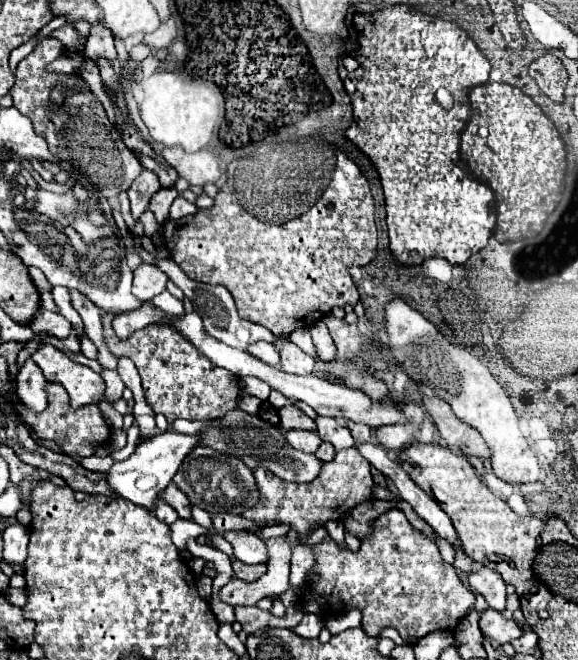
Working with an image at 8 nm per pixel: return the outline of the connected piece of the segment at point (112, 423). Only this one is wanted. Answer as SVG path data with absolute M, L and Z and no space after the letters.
M101 401L101 403L99 403L99 409L101 409L101 413L103 413L103 417L105 417L105 421L107 421L107 425L109 425L111 429L121 429L121 427L123 427L123 415L117 413L117 411L113 409L113 405L109 405L107 401Z

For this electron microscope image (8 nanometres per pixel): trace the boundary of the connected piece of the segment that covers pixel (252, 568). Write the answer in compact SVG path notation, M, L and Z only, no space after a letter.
M233 559L233 573L235 577L243 579L243 581L255 581L265 573L265 565L243 565L241 561Z

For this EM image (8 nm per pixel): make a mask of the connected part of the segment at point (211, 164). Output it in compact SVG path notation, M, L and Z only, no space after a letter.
M165 147L161 151L163 159L179 173L179 177L187 179L189 185L207 185L219 179L219 165L211 151L201 149L197 153L185 153L183 149Z

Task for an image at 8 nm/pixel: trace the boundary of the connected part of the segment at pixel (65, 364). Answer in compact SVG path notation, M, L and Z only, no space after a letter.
M41 345L31 359L39 365L49 383L59 383L67 389L73 409L99 403L103 399L105 383L101 375L85 365L75 363L53 345Z

